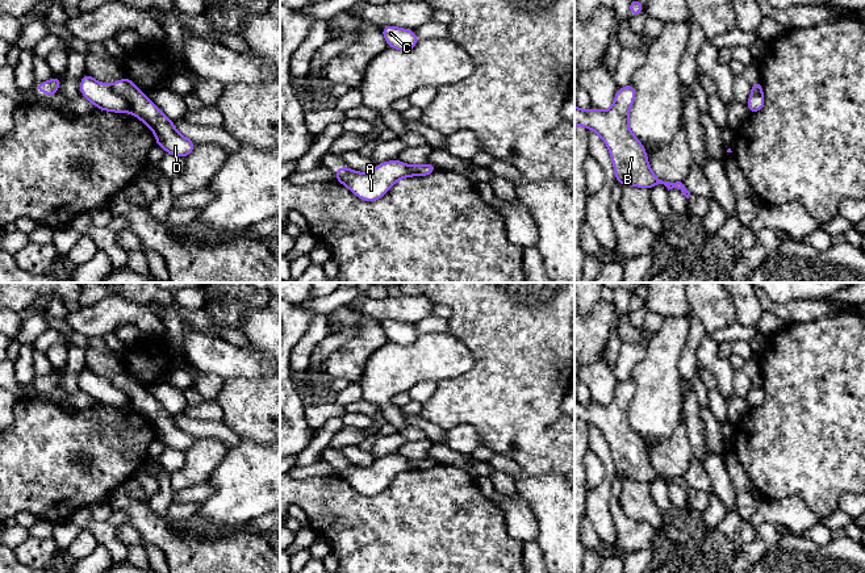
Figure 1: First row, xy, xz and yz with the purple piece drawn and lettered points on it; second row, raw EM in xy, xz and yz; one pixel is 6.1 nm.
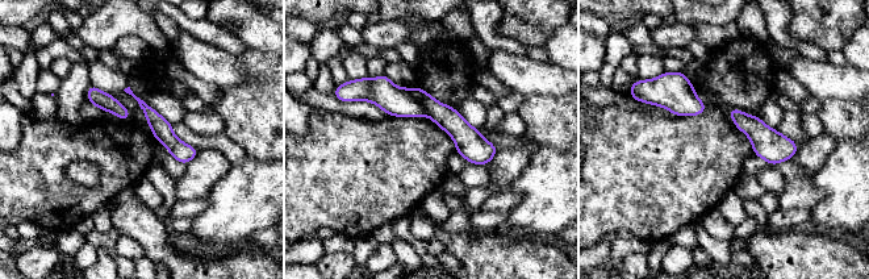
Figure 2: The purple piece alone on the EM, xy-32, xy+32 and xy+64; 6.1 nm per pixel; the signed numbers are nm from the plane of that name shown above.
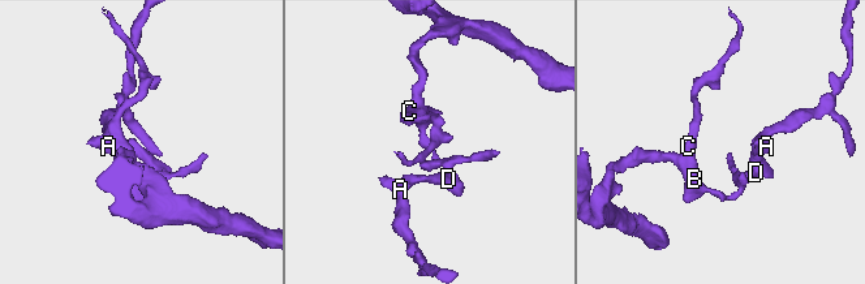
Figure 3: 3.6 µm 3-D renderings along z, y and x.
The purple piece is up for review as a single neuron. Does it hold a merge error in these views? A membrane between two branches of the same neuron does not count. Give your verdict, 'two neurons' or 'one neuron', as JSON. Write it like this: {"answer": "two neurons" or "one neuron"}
{"answer": "two neurons"}

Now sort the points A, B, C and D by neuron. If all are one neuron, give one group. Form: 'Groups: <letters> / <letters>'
Groups: A / B C D

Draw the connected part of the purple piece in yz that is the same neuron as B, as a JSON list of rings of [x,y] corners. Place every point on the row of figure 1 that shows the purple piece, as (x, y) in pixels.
[[[630,83],[617,89],[614,105],[606,112],[593,106],[585,112],[574,105],[574,127],[582,125],[594,130],[603,139],[611,155],[615,179],[622,187],[631,184],[651,189],[657,184],[664,184],[668,191],[678,189],[689,198],[690,192],[681,181],[669,183],[655,176],[648,164],[644,146],[631,133],[628,113],[635,96],[636,91]]]

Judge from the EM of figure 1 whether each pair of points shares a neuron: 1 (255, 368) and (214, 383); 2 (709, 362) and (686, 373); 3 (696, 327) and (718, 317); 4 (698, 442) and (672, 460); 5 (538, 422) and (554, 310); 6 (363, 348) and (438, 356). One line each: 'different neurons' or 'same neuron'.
1: different neurons
2: different neurons
3: different neurons
4: different neurons
5: same neuron
6: different neurons

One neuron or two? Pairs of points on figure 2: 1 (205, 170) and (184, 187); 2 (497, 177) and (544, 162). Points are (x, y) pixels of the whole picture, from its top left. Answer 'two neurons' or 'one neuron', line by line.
1: one neuron
2: two neurons

